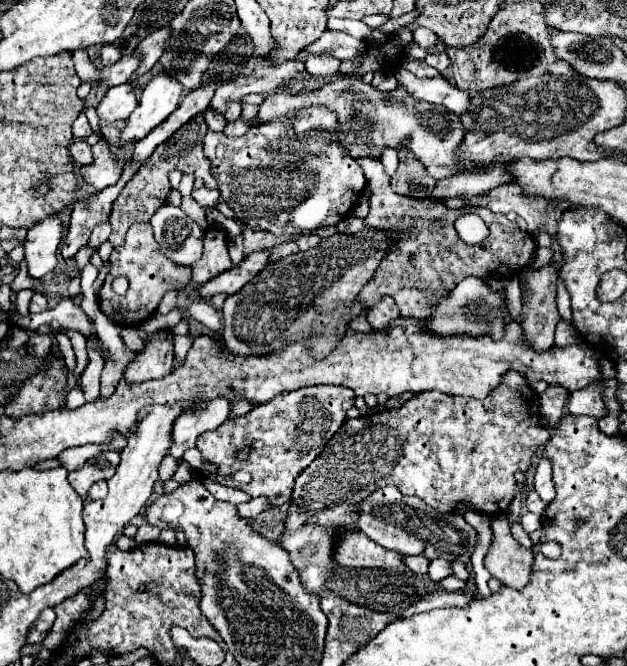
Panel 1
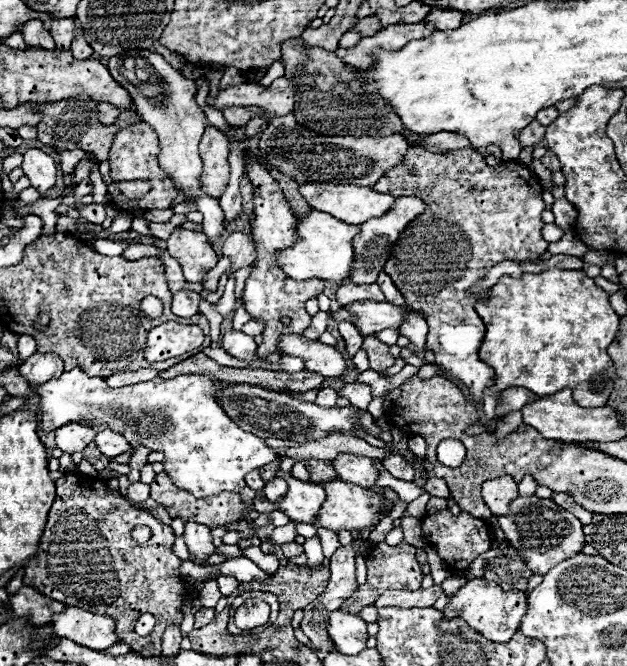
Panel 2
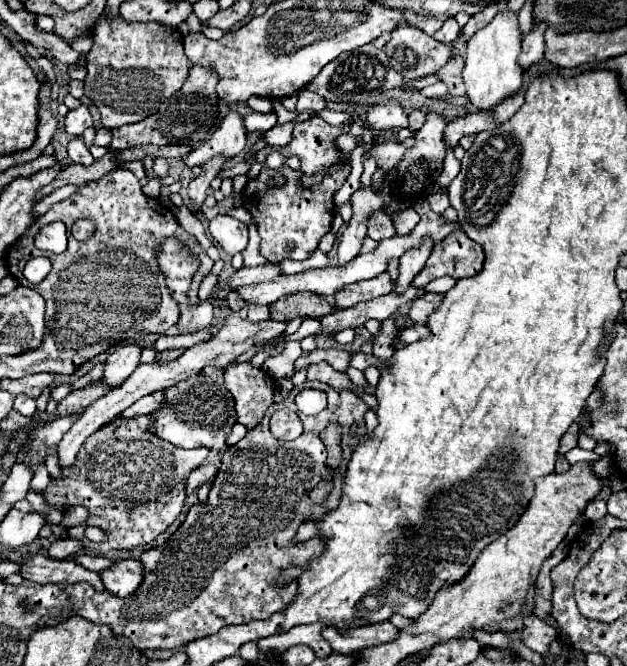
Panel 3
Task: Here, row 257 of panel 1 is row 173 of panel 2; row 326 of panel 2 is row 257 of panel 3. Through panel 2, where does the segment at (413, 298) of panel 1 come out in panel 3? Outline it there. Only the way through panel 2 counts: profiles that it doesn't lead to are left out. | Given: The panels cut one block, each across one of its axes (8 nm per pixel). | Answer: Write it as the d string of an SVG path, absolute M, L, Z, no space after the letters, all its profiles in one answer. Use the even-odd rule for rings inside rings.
M462 230L450 232L442 242L438 242L424 266L424 270L414 278L414 288L424 288L428 282L440 276L452 276L456 280L476 276L482 270L484 250L480 244L472 242Z

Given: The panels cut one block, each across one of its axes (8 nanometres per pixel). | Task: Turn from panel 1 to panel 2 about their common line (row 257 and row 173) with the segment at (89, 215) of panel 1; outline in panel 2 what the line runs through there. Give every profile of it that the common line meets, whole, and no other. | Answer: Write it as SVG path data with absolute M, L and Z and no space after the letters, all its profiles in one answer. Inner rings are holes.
M60 150L58 156L60 156L60 166L62 166L62 172L64 172L64 180L72 180L74 168L86 156L86 152L84 150Z

